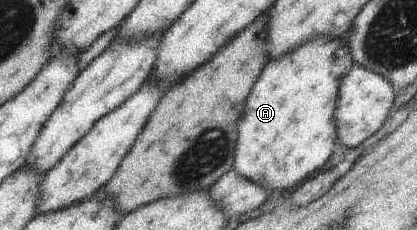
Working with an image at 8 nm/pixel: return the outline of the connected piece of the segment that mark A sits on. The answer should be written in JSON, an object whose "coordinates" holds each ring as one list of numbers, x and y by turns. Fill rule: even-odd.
{"coordinates":[[345,38,321,40,311,39,275,61,267,61,262,67,259,77,254,81,251,91,244,101,244,107,235,124,236,142,232,168,239,177,245,177,266,191,291,191,301,179,319,169,337,145,337,133,333,125,337,89,341,77,349,71,353,64]]}

